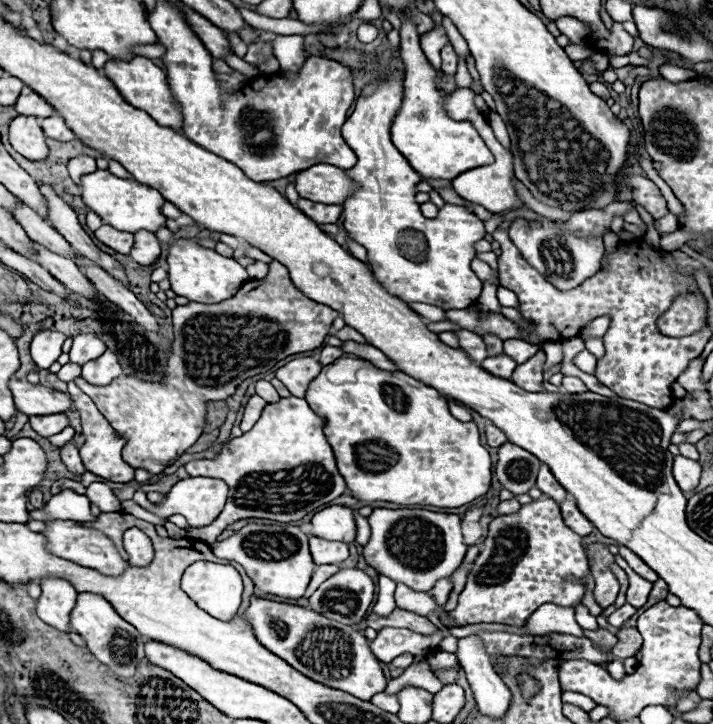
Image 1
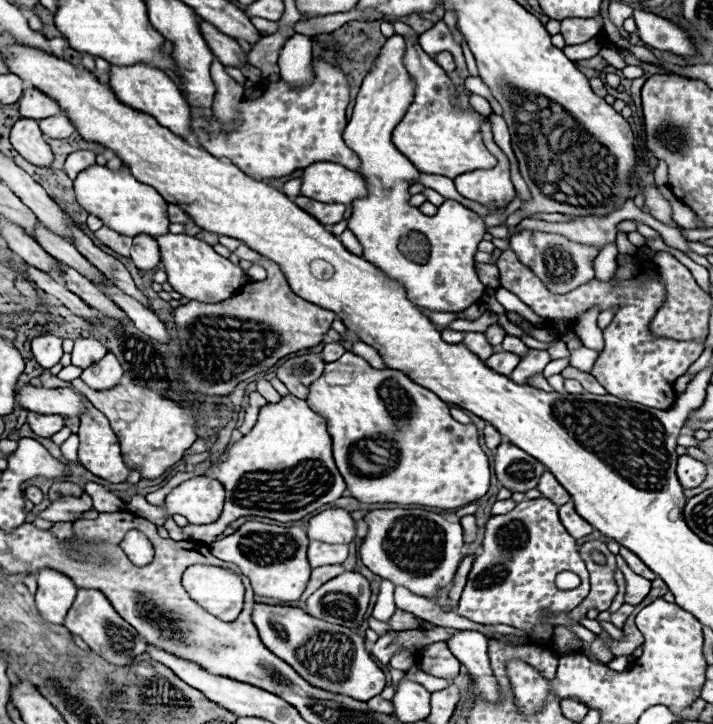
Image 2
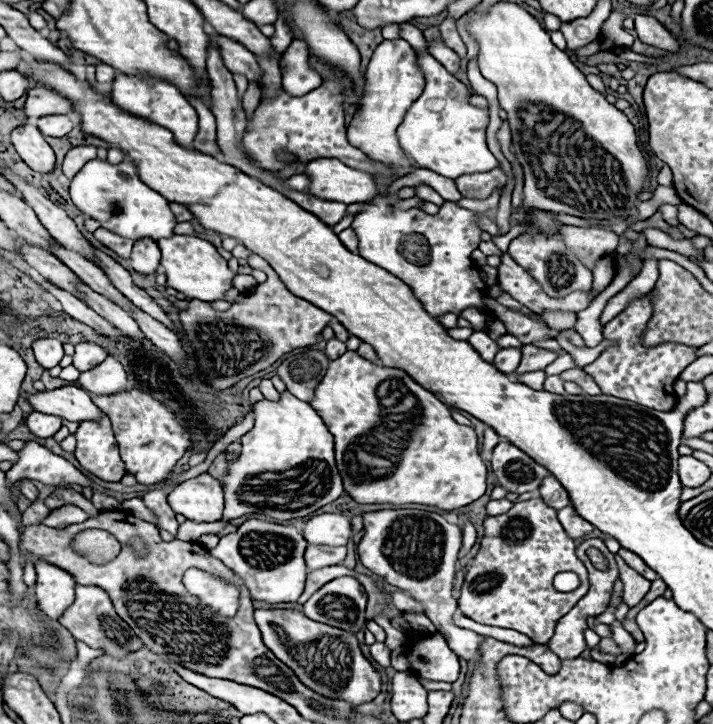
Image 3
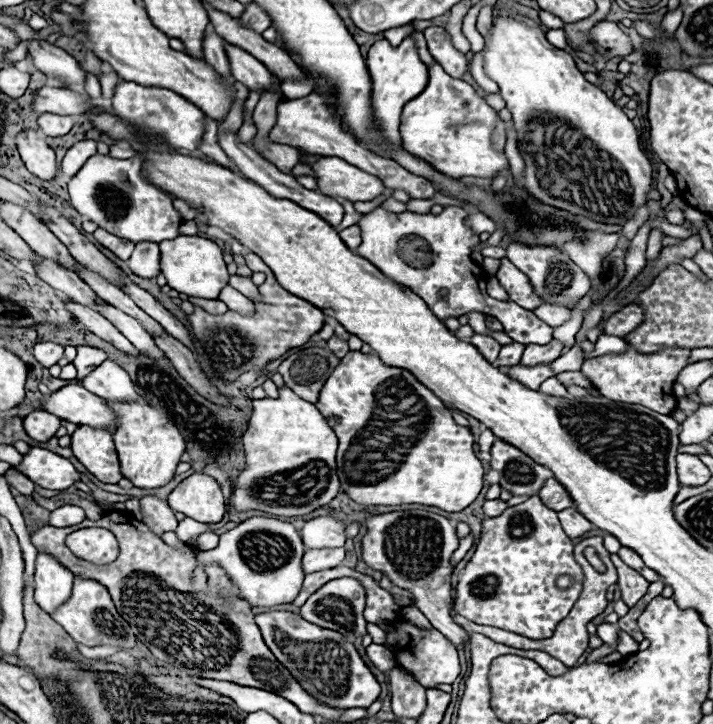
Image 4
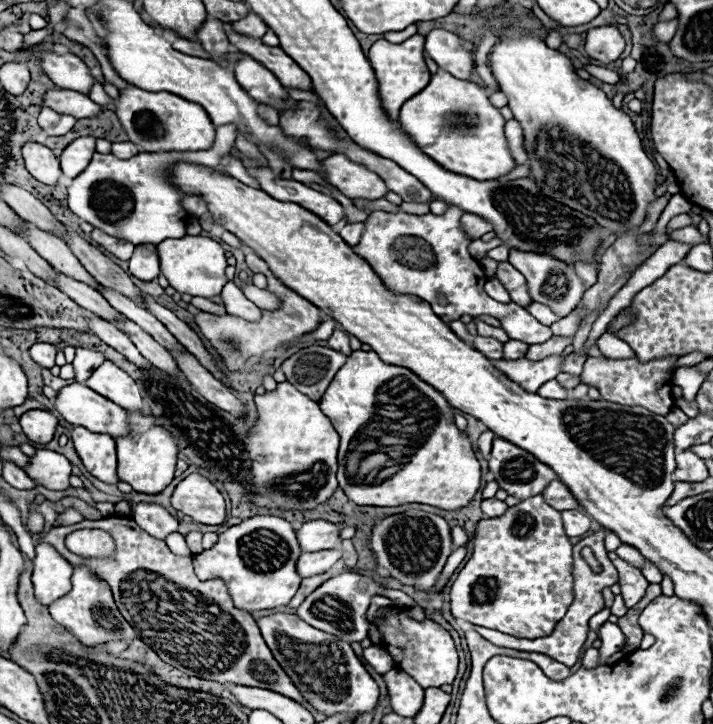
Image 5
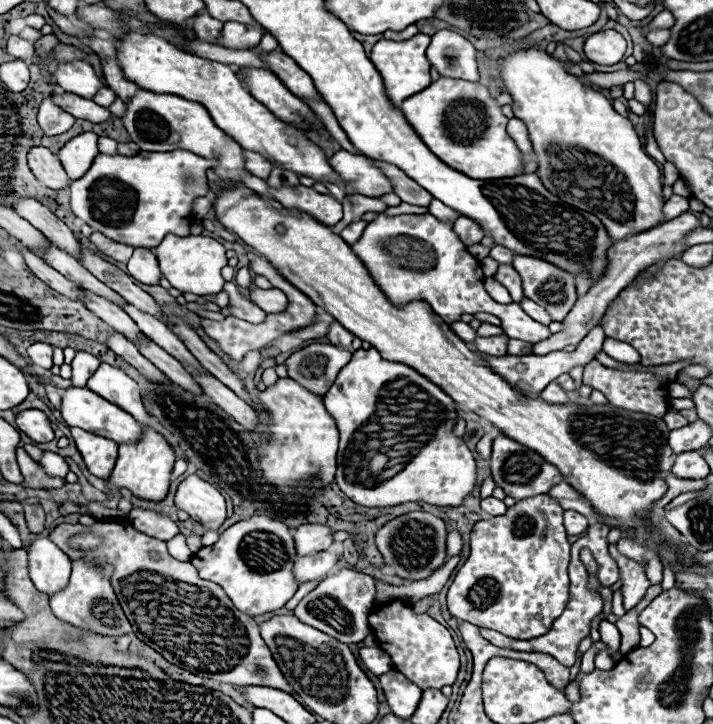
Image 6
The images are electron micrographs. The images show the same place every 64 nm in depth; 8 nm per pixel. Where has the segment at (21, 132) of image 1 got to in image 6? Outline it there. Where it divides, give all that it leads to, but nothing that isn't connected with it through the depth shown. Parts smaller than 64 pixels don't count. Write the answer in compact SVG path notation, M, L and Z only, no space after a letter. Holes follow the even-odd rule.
M34 146L28 150L28 166L32 174L48 188L60 190L68 186L68 176L58 160L56 154L52 154L44 146Z

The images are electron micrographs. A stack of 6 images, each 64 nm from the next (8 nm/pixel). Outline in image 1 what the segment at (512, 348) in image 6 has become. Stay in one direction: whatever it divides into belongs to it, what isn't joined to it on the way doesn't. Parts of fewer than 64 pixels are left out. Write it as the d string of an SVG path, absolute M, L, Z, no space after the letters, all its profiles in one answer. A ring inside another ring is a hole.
M500 354L500 356L490 356L490 358L486 358L486 360L482 362L482 368L488 370L490 374L498 376L498 378L506 378L506 380L508 380L508 378L512 376L512 370L516 368L516 362L514 362L510 356Z

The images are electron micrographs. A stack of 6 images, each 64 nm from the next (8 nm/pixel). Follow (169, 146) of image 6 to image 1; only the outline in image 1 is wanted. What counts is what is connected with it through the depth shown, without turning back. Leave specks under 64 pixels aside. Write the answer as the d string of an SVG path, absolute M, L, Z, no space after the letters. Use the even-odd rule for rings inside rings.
M134 56L132 60L108 60L104 66L104 74L114 82L114 86L124 96L124 100L130 102L134 108L148 112L162 126L180 130L180 126L182 126L180 108L174 104L174 98L170 94L162 68L158 68L152 60L148 60L144 56Z

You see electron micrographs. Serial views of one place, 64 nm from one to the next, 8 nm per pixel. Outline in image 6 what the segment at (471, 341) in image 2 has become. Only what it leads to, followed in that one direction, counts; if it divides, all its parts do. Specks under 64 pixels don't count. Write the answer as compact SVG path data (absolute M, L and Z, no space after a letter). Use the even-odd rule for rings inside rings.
M476 336L476 340L474 340L476 350L484 352L488 356L504 356L506 354L506 344L508 344L506 336L490 336L490 338Z

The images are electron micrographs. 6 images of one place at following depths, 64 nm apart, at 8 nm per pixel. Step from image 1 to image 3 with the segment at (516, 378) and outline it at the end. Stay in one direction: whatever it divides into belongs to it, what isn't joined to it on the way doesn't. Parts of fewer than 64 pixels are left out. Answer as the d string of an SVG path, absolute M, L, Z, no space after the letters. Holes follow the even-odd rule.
M526 344L522 348L522 362L520 366L516 368L516 376L518 374L526 374L526 372L532 372L532 370L544 370L550 362L554 362L558 358L556 352L550 352L550 350L542 350L542 348L536 348L536 346L530 346Z

